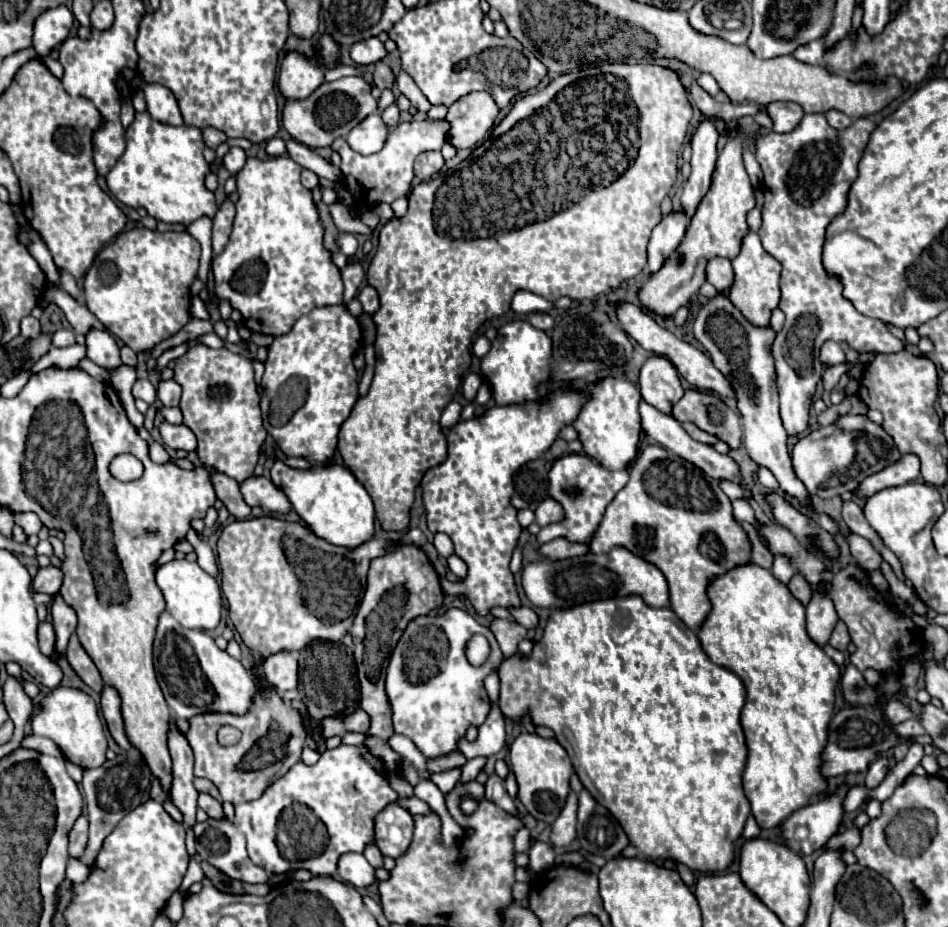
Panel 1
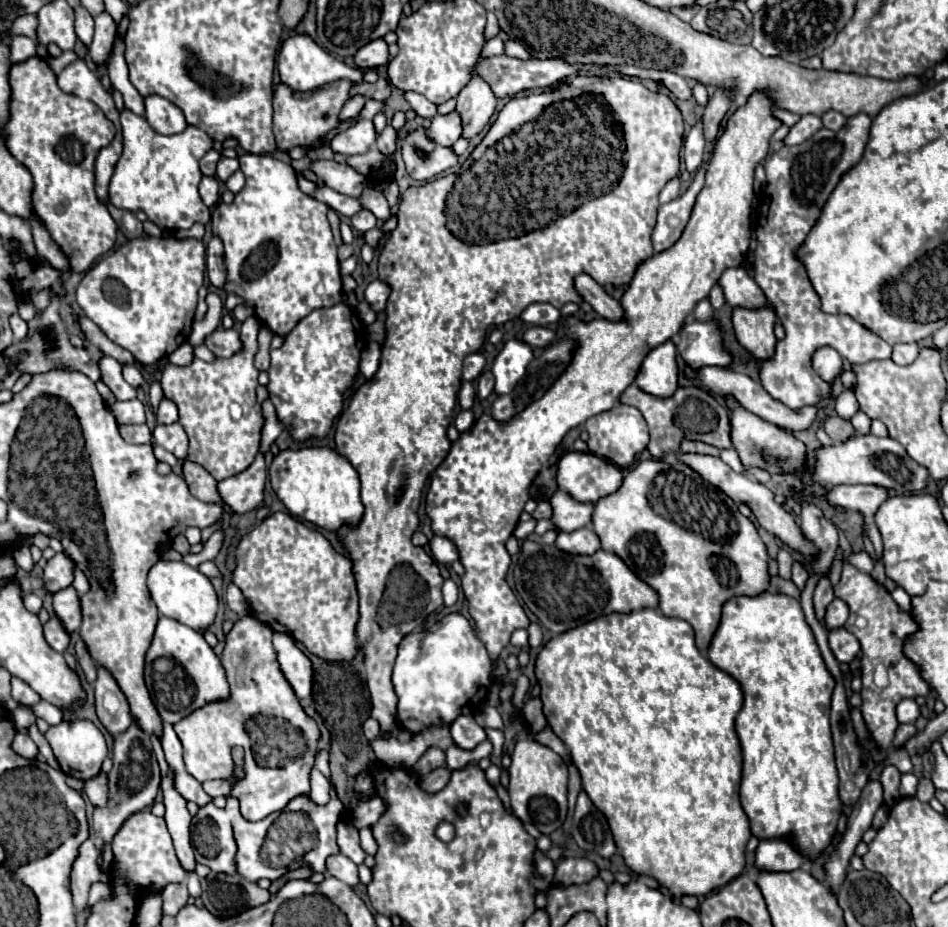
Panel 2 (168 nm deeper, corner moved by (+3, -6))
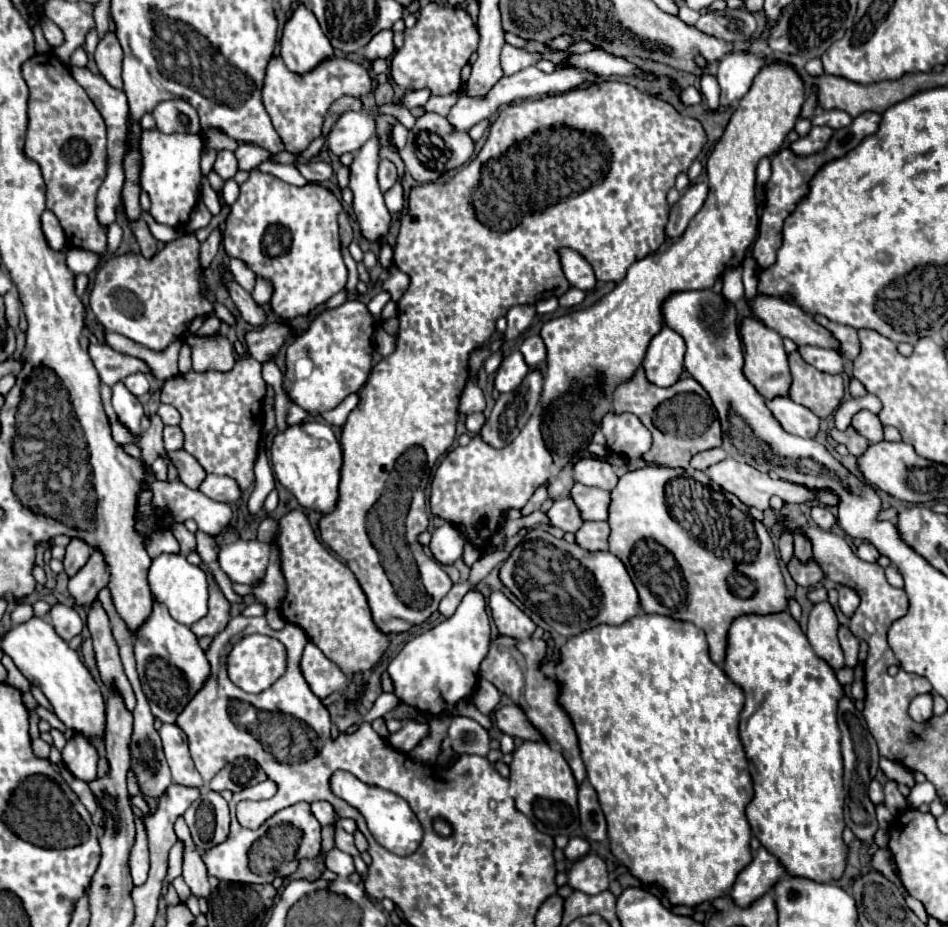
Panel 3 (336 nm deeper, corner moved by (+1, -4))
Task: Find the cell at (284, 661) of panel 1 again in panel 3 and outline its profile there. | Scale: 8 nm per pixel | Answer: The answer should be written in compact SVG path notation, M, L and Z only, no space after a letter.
M314 643L306 645L300 659L300 669L312 693L320 699L334 691L346 689L350 683L360 685L360 679L348 679L328 657L324 657L324 653Z

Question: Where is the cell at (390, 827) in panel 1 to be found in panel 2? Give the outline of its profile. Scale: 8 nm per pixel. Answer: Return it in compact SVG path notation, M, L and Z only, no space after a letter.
M360 829L360 845L368 855L374 855L378 845L374 843L374 837L370 835L370 829Z

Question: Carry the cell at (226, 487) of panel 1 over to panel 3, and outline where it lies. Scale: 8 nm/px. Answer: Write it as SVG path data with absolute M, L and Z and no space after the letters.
M182 449L180 451L172 451L168 455L170 455L170 459L174 461L174 465L178 469L180 481L186 487L190 487L190 489L198 489L200 481L204 481L204 477L206 477L204 469L200 469L200 463L190 453L184 453Z

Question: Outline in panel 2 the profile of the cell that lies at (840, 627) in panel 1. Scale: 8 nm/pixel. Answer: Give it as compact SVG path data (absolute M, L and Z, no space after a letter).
M844 627L832 629L830 635L828 635L828 641L830 641L832 653L836 655L836 659L840 663L850 663L858 655L858 651L860 651L858 639L850 631L846 631Z

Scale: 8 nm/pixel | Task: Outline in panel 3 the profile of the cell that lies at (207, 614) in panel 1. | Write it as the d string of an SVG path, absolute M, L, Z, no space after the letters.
M182 555L156 557L148 571L148 583L150 583L150 591L152 591L154 599L160 601L178 623L192 625L208 613L208 599L210 599L208 577L200 567L188 563L186 557L182 557Z

